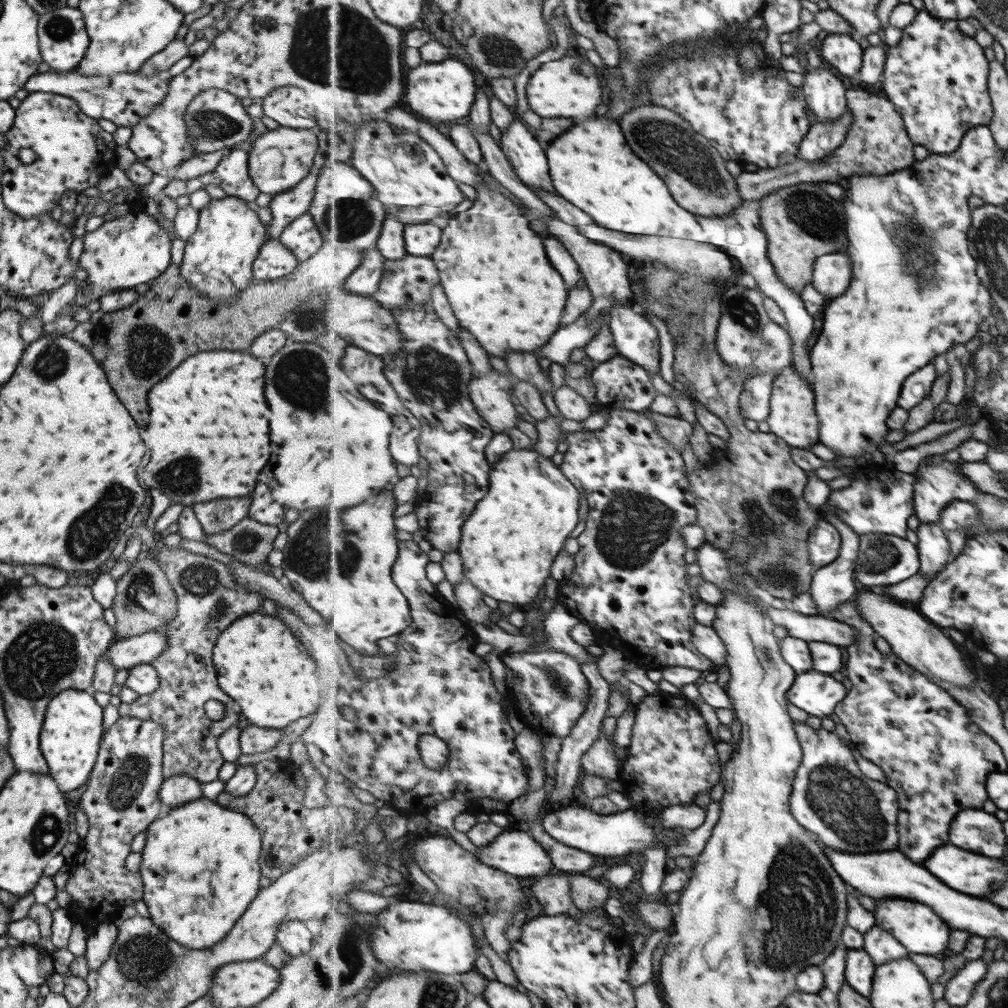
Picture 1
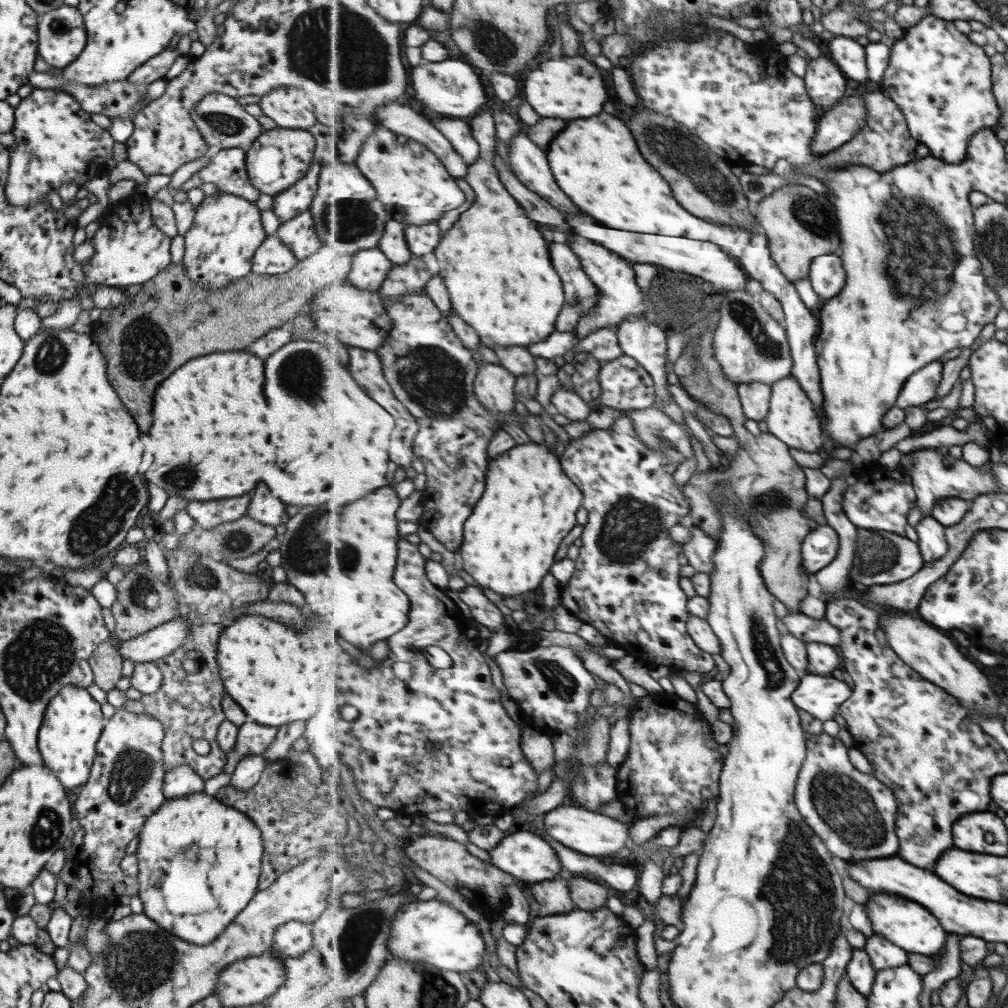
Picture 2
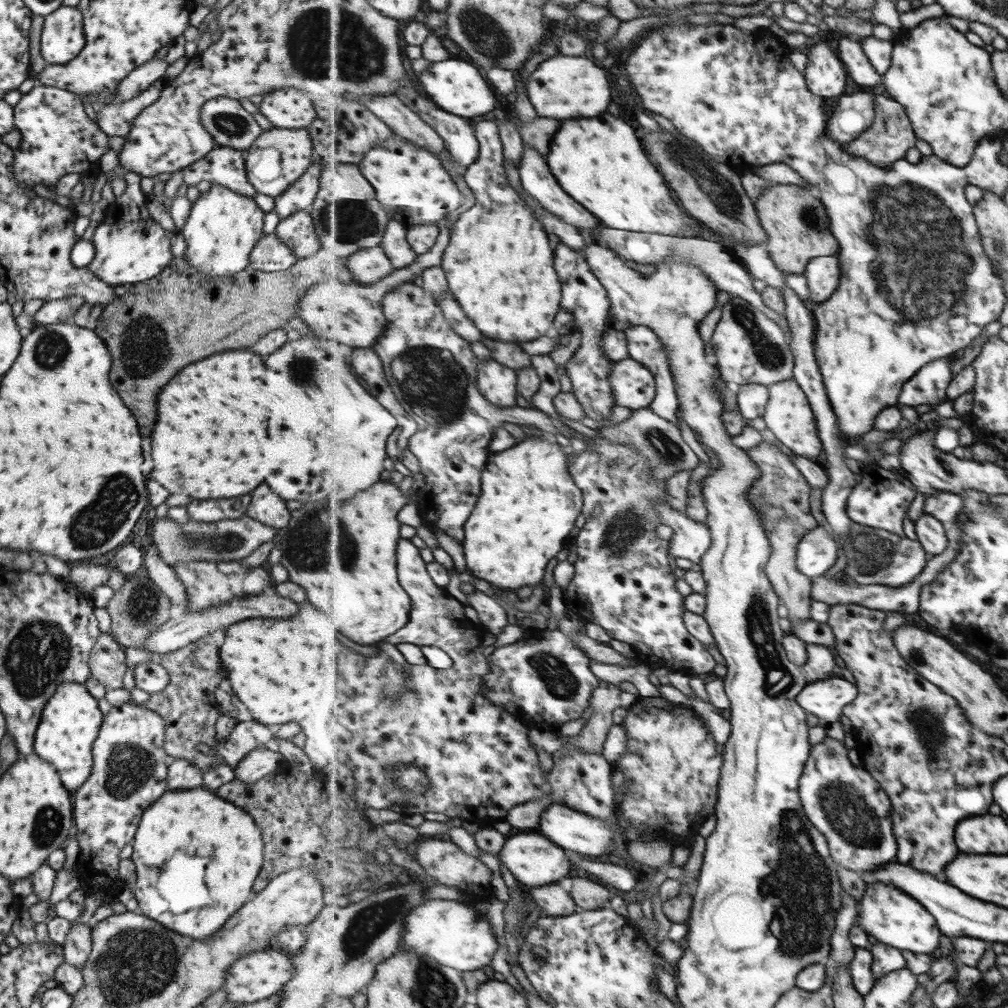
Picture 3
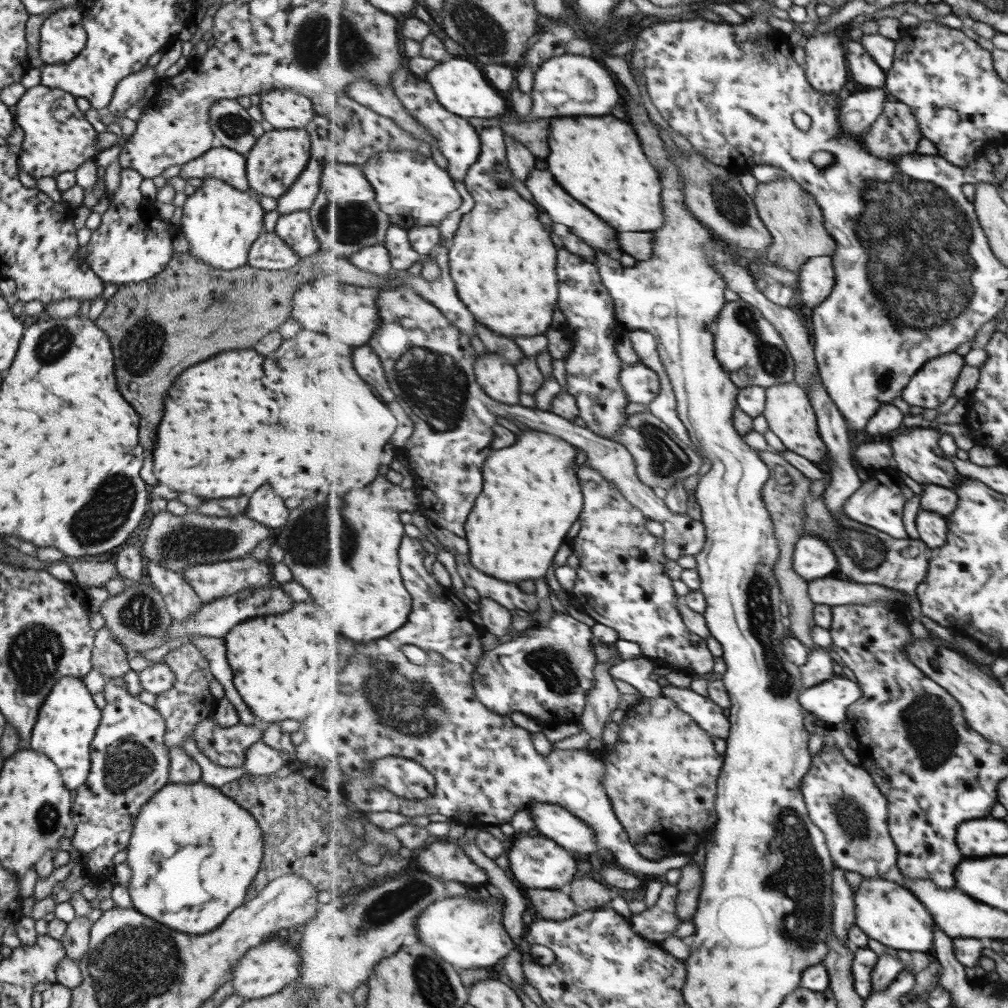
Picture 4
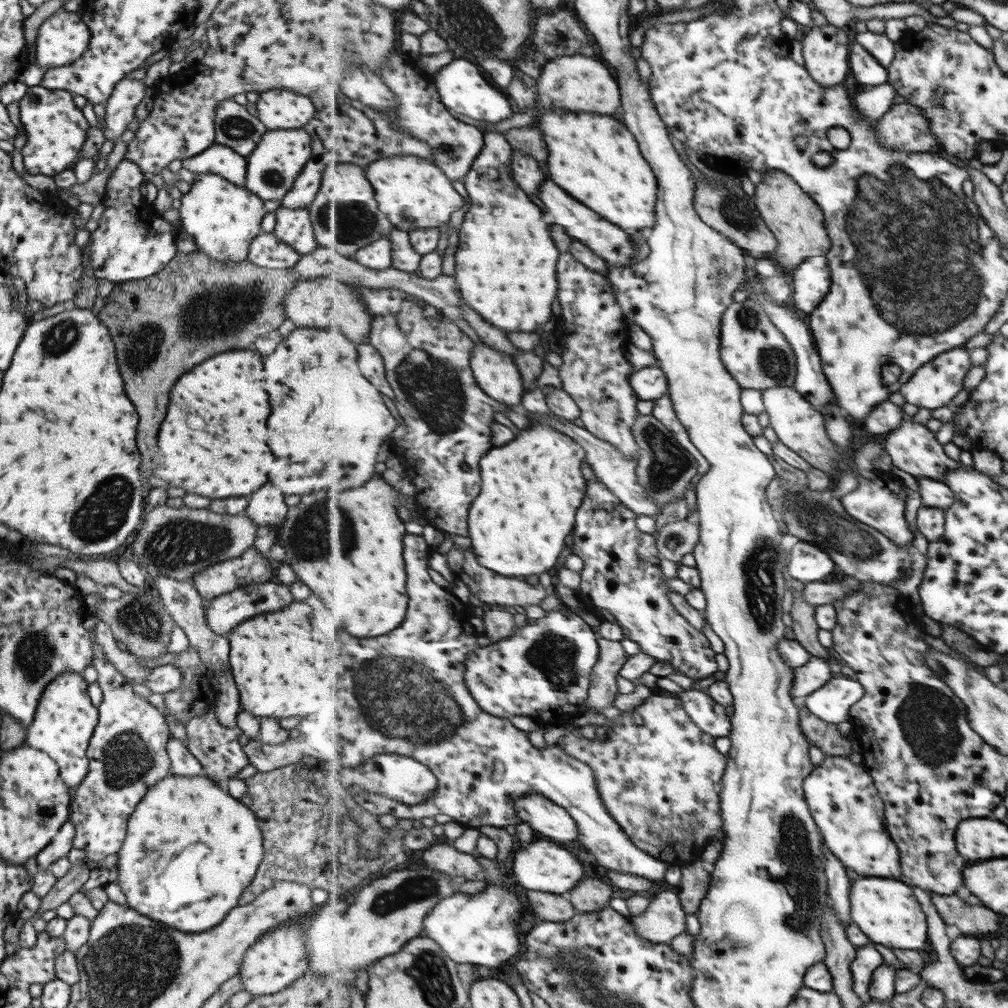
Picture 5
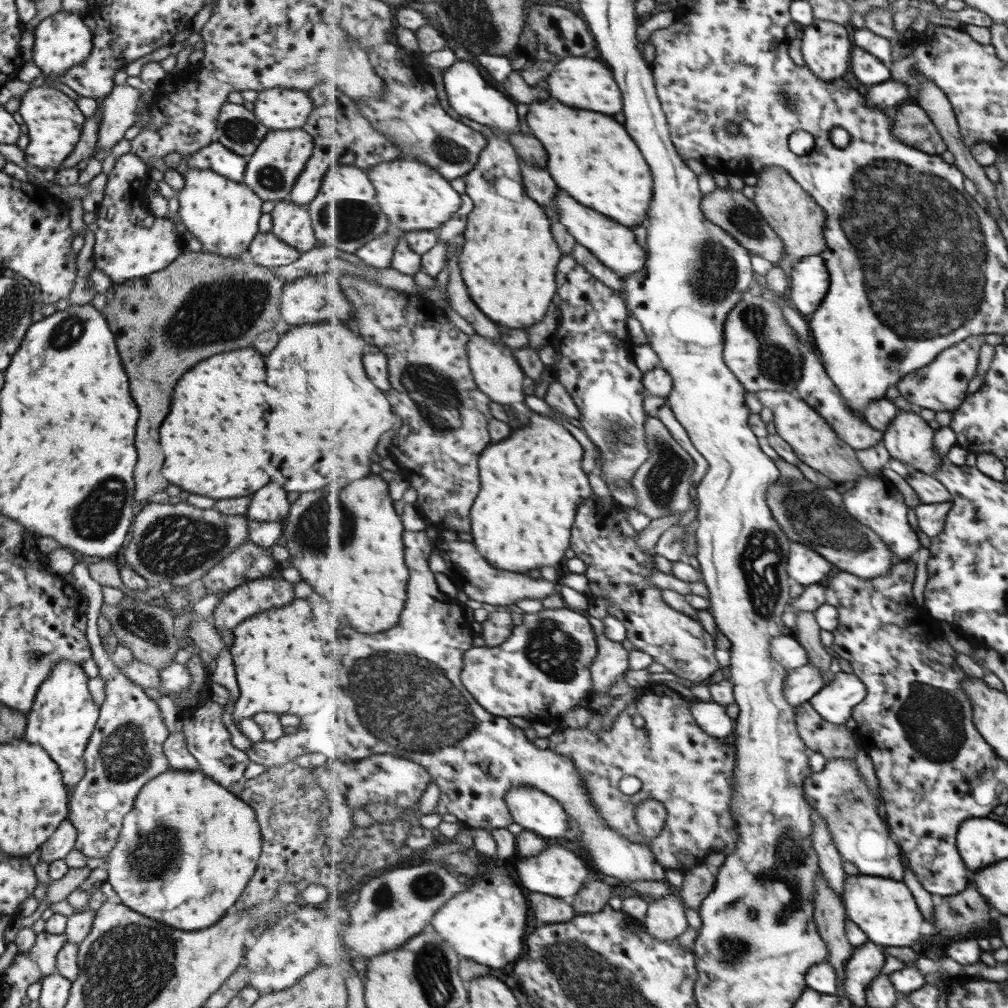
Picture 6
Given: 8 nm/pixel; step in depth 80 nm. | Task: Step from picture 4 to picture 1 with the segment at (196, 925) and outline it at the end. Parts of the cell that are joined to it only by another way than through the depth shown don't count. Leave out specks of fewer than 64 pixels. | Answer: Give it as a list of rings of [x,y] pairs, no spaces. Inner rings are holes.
[[[201,796],[170,808],[162,818],[153,819],[147,825],[145,834],[137,874],[141,879],[142,901],[147,907],[150,921],[185,948],[201,950],[219,942],[260,889],[258,861],[261,843],[257,827],[244,814]]]

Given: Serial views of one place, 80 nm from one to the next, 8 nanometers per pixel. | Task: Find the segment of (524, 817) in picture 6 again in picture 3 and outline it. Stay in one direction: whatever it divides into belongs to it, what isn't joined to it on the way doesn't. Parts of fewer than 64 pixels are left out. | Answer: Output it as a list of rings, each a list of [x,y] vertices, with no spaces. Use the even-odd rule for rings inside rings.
[[[556,803],[549,805],[543,811],[539,830],[541,834],[550,838],[554,843],[561,844],[563,848],[575,850],[579,854],[589,854],[589,856],[605,854],[612,847],[614,841],[614,832],[604,820],[589,816],[567,805],[559,805]]]

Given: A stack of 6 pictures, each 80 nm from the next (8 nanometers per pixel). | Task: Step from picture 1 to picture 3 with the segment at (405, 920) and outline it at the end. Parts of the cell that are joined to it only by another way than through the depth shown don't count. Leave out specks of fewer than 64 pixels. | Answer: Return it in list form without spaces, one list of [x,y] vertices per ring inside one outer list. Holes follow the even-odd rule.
[[[462,898],[454,900],[430,899],[409,912],[409,926],[404,925],[403,946],[435,956],[441,964],[463,972],[489,968],[493,956],[499,950],[499,940],[487,916],[466,905]]]

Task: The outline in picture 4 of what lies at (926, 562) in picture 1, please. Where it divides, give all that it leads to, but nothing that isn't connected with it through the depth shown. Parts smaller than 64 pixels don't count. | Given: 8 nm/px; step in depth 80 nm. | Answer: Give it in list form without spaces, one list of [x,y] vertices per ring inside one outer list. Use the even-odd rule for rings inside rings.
[[[920,509],[915,522],[919,539],[931,550],[948,544],[948,520],[942,514]]]

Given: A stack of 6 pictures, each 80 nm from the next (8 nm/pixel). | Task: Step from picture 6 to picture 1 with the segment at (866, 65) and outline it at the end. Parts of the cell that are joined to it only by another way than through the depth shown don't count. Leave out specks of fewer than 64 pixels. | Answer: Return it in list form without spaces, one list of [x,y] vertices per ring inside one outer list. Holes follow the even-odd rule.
[[[829,33],[819,50],[821,58],[844,76],[857,77],[864,68],[864,49],[858,38],[849,34]]]

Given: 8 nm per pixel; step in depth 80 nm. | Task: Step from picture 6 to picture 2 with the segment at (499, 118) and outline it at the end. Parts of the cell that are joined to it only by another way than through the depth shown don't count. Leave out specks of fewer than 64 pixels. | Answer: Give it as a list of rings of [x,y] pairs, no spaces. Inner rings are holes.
[[[445,60],[445,62],[427,62],[413,70],[413,86],[411,95],[415,97],[425,110],[425,114],[437,114],[443,118],[453,117],[469,120],[475,117],[490,101],[485,92],[483,81],[477,76],[471,64],[461,60]]]

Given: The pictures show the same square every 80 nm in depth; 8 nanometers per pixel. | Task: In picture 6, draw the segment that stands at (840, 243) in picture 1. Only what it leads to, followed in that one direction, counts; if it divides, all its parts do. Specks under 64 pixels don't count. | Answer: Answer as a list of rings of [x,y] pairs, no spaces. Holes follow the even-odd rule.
[[[771,166],[758,174],[756,183],[756,196],[753,198],[762,216],[769,226],[777,231],[783,239],[788,258],[785,265],[788,267],[798,263],[802,258],[820,255],[827,248],[828,241],[824,231],[827,229],[827,216],[825,210],[813,196],[805,191],[801,184],[787,169]]]

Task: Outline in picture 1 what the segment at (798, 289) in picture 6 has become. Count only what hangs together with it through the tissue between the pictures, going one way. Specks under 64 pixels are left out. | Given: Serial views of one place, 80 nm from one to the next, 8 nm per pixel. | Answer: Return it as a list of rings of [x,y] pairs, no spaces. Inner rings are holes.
[[[827,254],[816,260],[812,284],[819,293],[833,300],[847,292],[852,278],[852,260],[848,254]]]

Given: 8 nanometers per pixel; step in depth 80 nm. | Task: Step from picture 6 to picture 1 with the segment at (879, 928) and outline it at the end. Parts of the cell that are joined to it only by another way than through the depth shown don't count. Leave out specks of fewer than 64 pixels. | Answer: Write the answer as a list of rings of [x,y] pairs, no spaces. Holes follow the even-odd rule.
[[[876,899],[877,910],[874,911],[876,924],[888,930],[910,953],[944,956],[951,940],[951,928],[929,908],[919,902],[899,899]]]

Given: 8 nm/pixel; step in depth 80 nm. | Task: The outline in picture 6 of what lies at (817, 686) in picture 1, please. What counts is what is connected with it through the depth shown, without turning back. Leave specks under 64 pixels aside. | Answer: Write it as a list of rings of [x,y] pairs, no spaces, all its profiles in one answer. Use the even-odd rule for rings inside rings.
[[[838,672],[831,684],[825,685],[825,688],[811,699],[811,704],[815,710],[833,724],[845,724],[849,718],[853,717],[854,709],[868,697],[868,686],[855,674],[847,672]]]

